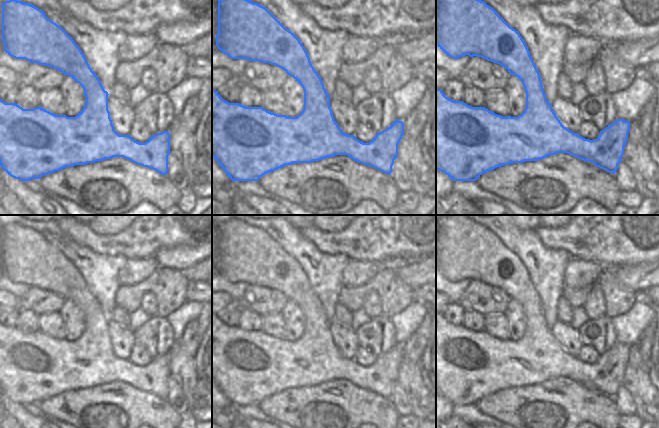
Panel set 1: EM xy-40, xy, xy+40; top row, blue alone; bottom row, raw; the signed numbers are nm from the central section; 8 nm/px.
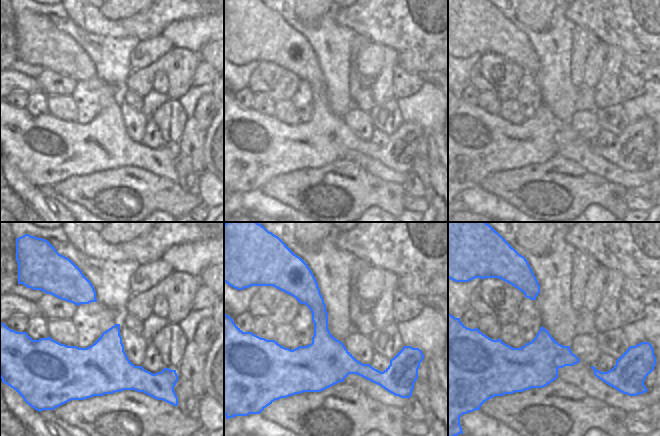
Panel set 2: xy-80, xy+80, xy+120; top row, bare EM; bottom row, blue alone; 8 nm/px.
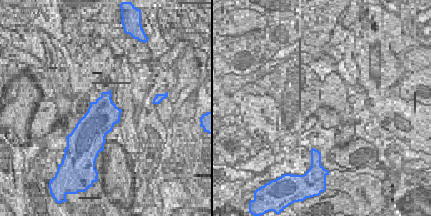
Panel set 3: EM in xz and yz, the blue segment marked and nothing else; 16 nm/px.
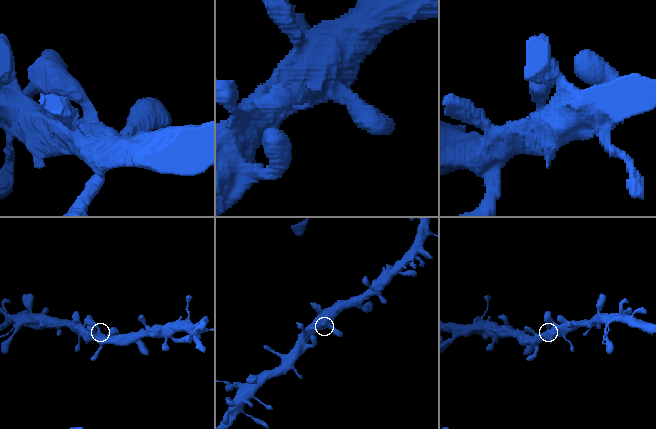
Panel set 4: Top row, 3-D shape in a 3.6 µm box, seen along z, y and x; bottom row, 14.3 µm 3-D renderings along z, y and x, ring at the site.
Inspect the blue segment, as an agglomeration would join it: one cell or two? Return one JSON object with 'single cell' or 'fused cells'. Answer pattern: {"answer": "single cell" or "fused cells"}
{"answer": "single cell"}

